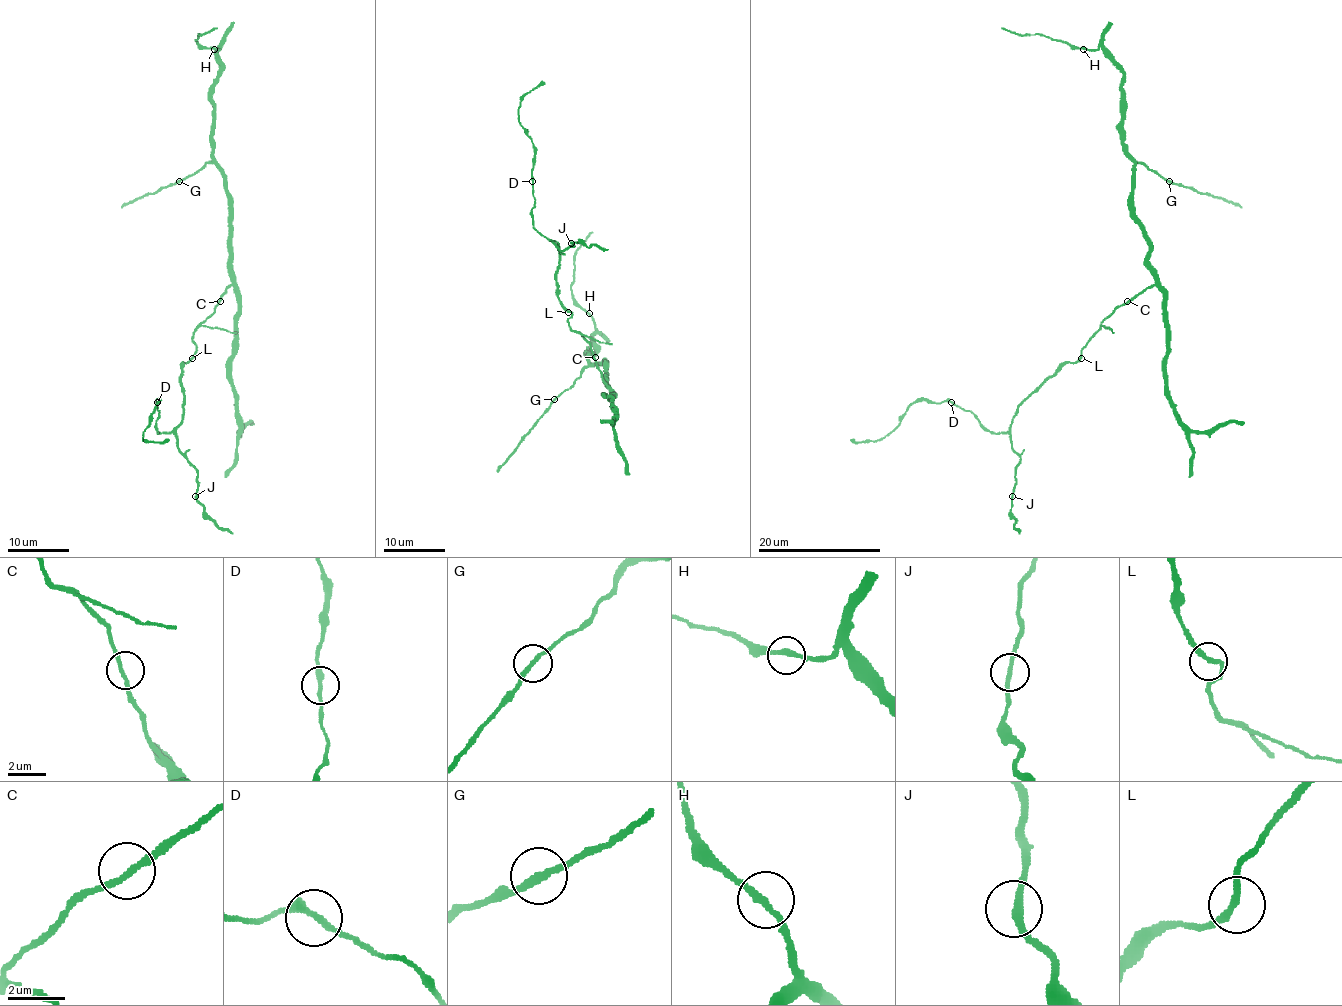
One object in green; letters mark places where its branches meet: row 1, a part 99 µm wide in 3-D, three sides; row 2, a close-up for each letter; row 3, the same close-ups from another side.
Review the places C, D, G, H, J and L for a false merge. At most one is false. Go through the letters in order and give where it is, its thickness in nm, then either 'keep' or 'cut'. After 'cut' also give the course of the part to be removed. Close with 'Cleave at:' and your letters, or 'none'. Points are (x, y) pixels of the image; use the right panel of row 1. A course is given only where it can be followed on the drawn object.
C: place (1127, 301); calibre 200 nm; keep
D: place (951, 402); calibre 240 nm; keep
G: place (1169, 181); calibre 240 nm; keep
H: place (1083, 49); calibre 240 nm; keep
J: place (1012, 496); calibre 240 nm; keep
L: place (1081, 358); calibre 240 nm; keep
Cleave at: none

